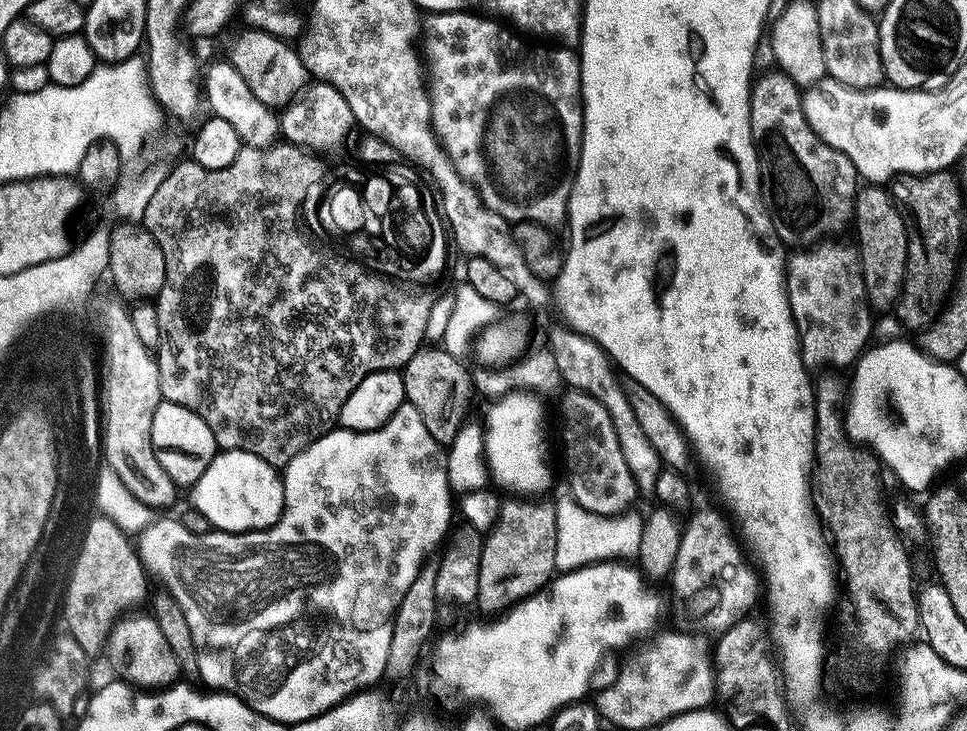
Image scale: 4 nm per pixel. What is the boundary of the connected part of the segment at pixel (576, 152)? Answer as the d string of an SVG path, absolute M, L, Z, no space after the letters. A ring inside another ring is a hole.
M472 10L463 12L442 12L435 17L432 24L432 32L436 37L432 40L432 52L436 55L437 64L434 68L434 80L436 82L431 89L432 98L432 123L434 131L440 137L443 145L448 150L448 155L454 158L456 169L460 175L469 182L481 182L485 180L492 188L497 188L500 193L490 206L509 222L532 221L545 226L555 226L568 215L568 199L572 189L572 180L576 176L576 167L580 161L580 139L584 129L584 109L580 99L580 62L577 53L568 46L544 46L548 48L528 49L519 35L511 36L505 25L499 19L489 18L484 14L477 14Z

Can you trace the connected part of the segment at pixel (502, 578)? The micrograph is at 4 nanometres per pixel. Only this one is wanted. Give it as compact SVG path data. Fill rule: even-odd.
M508 498L501 503L496 521L484 536L484 549L478 570L478 594L476 604L488 614L500 614L519 604L528 596L535 596L553 579L557 571L554 562L556 549L556 506L555 503L540 500L544 498Z

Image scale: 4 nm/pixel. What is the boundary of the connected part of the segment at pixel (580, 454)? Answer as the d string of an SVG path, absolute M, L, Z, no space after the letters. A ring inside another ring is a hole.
M585 392L565 393L560 400L560 460L568 479L567 491L578 506L598 516L627 513L638 497L638 489L626 458L622 458L622 446L618 446L618 434L614 434L614 422L610 422L606 406Z

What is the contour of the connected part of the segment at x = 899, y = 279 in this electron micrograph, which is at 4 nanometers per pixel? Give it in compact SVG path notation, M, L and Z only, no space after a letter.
M864 186L856 193L854 201L854 221L856 220L855 247L860 254L860 269L864 275L864 285L869 301L879 304L895 305L900 293L904 291L904 275L908 273L908 226L906 217L895 195L884 186Z

